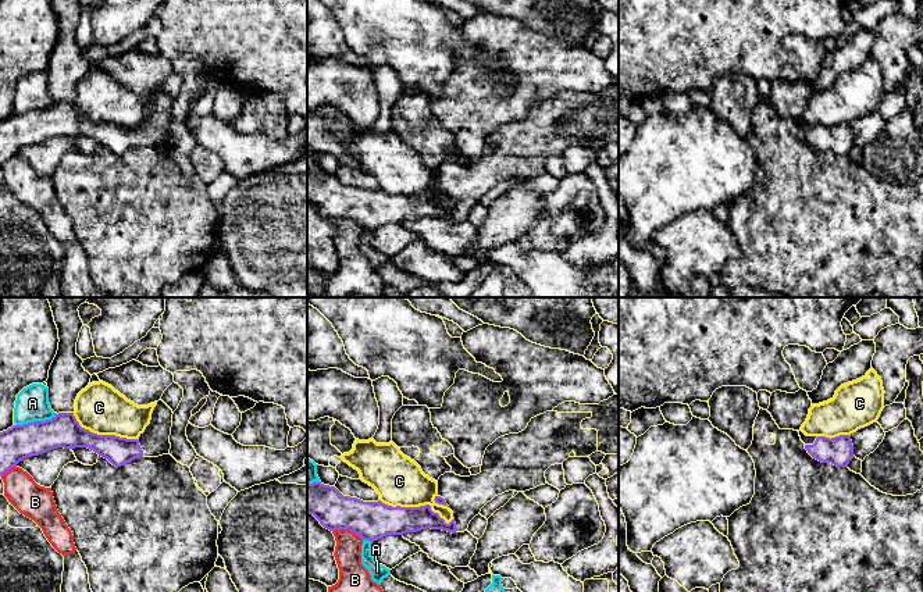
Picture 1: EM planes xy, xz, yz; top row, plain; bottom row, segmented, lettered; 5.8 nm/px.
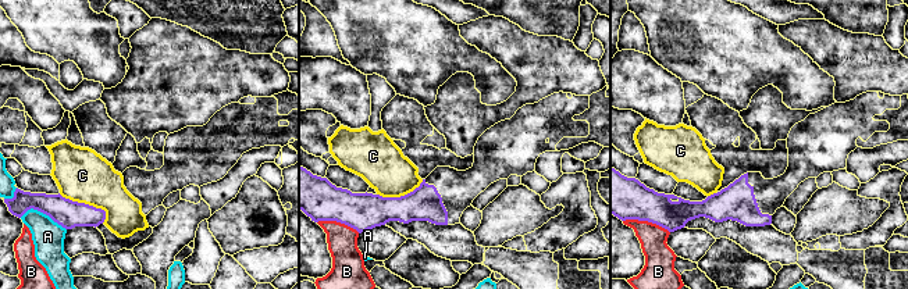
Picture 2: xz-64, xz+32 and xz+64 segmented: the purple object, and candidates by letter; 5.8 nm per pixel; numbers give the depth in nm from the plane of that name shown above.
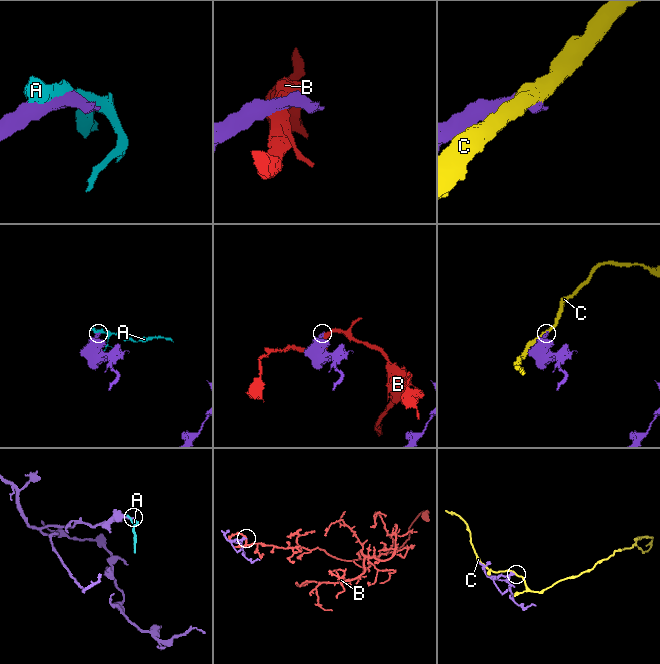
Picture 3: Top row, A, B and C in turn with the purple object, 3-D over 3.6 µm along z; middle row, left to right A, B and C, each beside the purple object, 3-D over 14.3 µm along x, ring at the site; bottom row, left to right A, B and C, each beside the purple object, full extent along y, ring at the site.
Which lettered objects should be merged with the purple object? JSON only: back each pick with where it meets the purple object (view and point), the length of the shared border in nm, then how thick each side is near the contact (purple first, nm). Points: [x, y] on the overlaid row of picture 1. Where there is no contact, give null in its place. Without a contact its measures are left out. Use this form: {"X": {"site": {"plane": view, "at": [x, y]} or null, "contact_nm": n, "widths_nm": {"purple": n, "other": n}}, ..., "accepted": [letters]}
{"accepted": []}

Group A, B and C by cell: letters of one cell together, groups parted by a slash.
A / B / C

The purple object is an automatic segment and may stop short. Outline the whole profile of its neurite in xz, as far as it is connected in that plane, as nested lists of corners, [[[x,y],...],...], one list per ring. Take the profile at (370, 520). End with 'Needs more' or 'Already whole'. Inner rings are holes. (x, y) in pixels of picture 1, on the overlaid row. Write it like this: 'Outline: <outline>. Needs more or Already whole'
Outline: [[[613,395],[599,404],[580,404],[564,402],[552,411],[539,414],[518,434],[498,438],[485,450],[481,472],[460,477],[445,472],[439,477],[435,503],[448,506],[453,511],[453,520],[446,524],[430,504],[420,507],[392,507],[381,500],[363,502],[357,498],[343,496],[335,486],[321,482],[307,484],[307,513],[329,529],[349,529],[364,541],[378,541],[386,535],[403,535],[421,529],[442,529],[448,532],[464,532],[470,521],[495,496],[509,491],[525,492],[545,485],[545,471],[555,464],[563,464],[569,457],[588,457],[595,452],[619,454],[619,395]]]. Needs more

